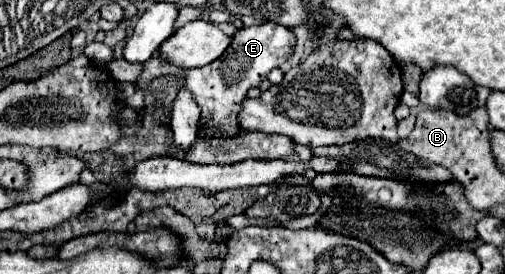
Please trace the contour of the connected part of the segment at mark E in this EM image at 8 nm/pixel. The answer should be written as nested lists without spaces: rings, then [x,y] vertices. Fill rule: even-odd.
[[[265,22],[241,28],[233,36],[231,46],[221,58],[217,58],[209,66],[191,68],[187,72],[187,78],[175,82],[175,86],[187,86],[187,90],[195,94],[195,100],[201,106],[201,118],[207,118],[207,122],[211,122],[211,118],[215,118],[215,122],[223,122],[223,130],[219,130],[219,134],[237,134],[239,128],[227,122],[227,114],[231,114],[231,110],[239,110],[249,88],[259,86],[273,68],[281,66],[287,58],[291,58],[293,46],[295,46],[293,30],[281,24]]]

